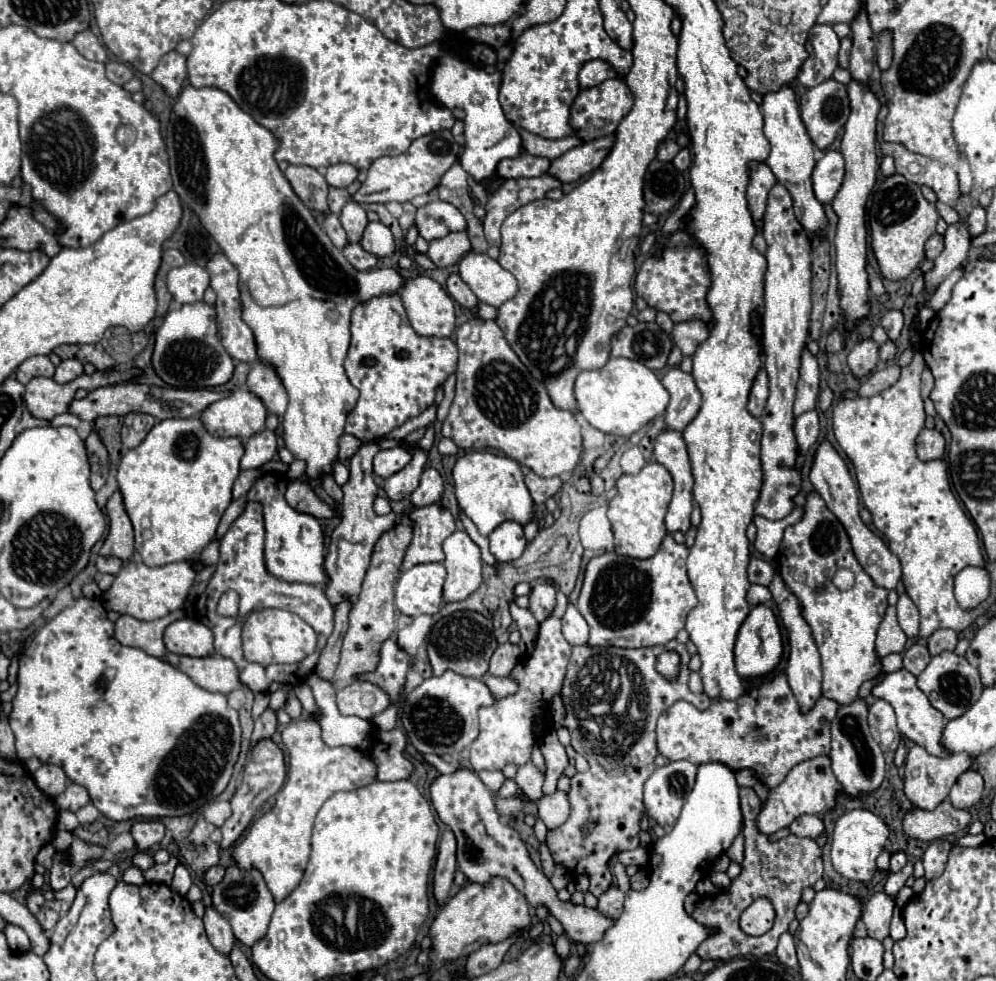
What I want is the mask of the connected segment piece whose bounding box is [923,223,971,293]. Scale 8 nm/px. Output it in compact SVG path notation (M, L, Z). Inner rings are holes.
M965 223L949 225L947 233L945 233L945 249L943 249L943 253L933 261L933 267L923 273L927 293L933 293L939 287L939 283L953 269L957 269L959 265L965 263L969 247L971 247L971 241L969 241L967 225Z

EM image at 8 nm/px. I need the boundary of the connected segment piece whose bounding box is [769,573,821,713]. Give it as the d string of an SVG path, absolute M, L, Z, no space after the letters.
M775 573L775 579L769 587L769 591L773 593L775 605L779 607L779 615L783 619L785 629L789 631L789 661L787 661L787 679L791 685L791 691L799 703L799 709L803 713L811 711L813 705L817 703L817 699L821 697L821 659L819 659L819 651L815 647L815 641L811 639L811 629L807 627L807 623L803 623L803 617L799 615L799 599L795 599L795 595L791 595L791 591L787 591L787 587L783 587L783 579L779 579L779 573Z

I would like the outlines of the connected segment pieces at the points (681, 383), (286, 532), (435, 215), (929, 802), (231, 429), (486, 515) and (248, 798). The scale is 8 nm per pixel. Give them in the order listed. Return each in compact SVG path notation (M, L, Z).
M673 367L663 377L663 387L671 393L671 401L665 411L665 429L683 431L701 407L701 393L689 373Z
M265 473L257 479L251 487L247 499L259 501L262 505L267 537L265 537L265 567L267 571L283 581L289 583L311 583L311 585L325 585L327 577L323 571L323 557L326 553L325 535L320 522L291 509L285 501L287 479L283 475Z
M439 199L421 207L417 211L415 223L419 227L419 235L425 237L427 241L443 239L445 235L449 235L453 231L467 229L467 221L459 213L459 209L447 201L439 201Z
M911 745L907 759L905 759L905 795L917 809L933 811L941 801L947 799L953 783L959 779L961 773L965 773L971 767L973 759L967 759L967 755L949 755L949 757L935 757L929 755L923 747Z
M237 389L229 397L211 403L201 413L205 429L213 437L247 439L265 429L267 409L257 395L247 389Z
M471 451L457 459L453 467L453 479L459 507L477 525L483 537L487 537L505 521L515 521L525 527L533 519L533 499L525 487L517 461L489 451Z
M263 739L263 741L259 741L255 747L253 747L253 751L251 751L251 759L249 759L249 763L245 765L245 775L243 775L243 783L241 783L241 787L235 791L235 795L233 795L233 799L231 799L231 809L233 809L233 813L231 813L231 817L223 823L223 827L221 827L221 833L223 833L223 839L221 839L221 847L223 849L229 849L239 837L241 837L241 833L247 829L247 825L251 823L251 819L253 819L253 815L255 815L255 811L271 797L271 795L275 795L279 789L281 789L281 785L283 785L283 781L285 781L285 759L283 759L283 753L281 753L281 749L271 741L271 739Z

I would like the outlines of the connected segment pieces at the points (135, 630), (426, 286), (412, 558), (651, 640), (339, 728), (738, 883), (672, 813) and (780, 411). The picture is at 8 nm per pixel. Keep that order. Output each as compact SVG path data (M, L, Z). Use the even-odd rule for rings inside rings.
M173 611L171 615L167 615L163 619L145 623L135 617L121 615L115 623L115 639L119 639L119 643L123 643L123 645L139 647L153 657L159 657L159 643L161 643L161 659L163 659L167 653L165 643L163 643L163 631L167 629L169 623L183 619L183 617L185 617L183 611Z
M431 277L407 279L401 289L411 327L423 337L449 337L455 329L455 305L443 287Z
M427 505L409 511L413 539L405 551L401 571L421 563L443 563L441 543L455 531L455 517L441 505Z
M665 535L659 551L649 559L633 559L619 555L615 551L593 557L585 569L585 581L577 601L577 609L591 627L589 645L619 645L619 647L653 647L665 645L675 639L675 635L685 627L687 613L695 607L697 597L687 577L687 555L689 547L685 543L675 543L671 535Z
M313 673L309 675L307 685L315 695L319 709L315 721L321 725L323 741L329 747L353 747L359 751L369 751L373 743L373 723L355 715L341 715L335 703L335 689L329 681L323 681Z
M741 789L741 811L745 819L745 861L743 861L743 871L737 879L733 879L729 891L725 895L717 895L715 899L703 899L691 917L707 927L717 927L719 933L713 935L711 939L703 941L697 947L697 955L701 959L721 959L729 961L739 955L767 955L773 953L779 941L779 935L787 931L789 923L795 919L795 907L801 901L801 891L805 887L811 887L821 875L823 875L823 861L821 861L821 847L813 839L797 837L797 835L787 835L785 839L771 841L767 835L759 833L755 827L755 819L761 811L761 801L755 795L753 789ZM755 899L769 899L775 907L775 923L773 927L759 935L751 937L741 931L739 927L739 917L741 913L755 901Z
M673 761L655 769L643 786L643 804L647 815L663 827L673 825L695 785L695 775L697 765L691 761Z
M775 185L769 193L767 211L761 229L767 241L767 273L765 273L765 307L763 307L763 357L769 375L769 401L761 415L763 439L763 487L755 507L757 515L771 521L783 519L793 511L793 497L799 493L801 477L795 469L797 441L793 431L793 399L799 379L801 353L809 337L811 313L811 241L803 225L793 215L791 193L783 185Z

